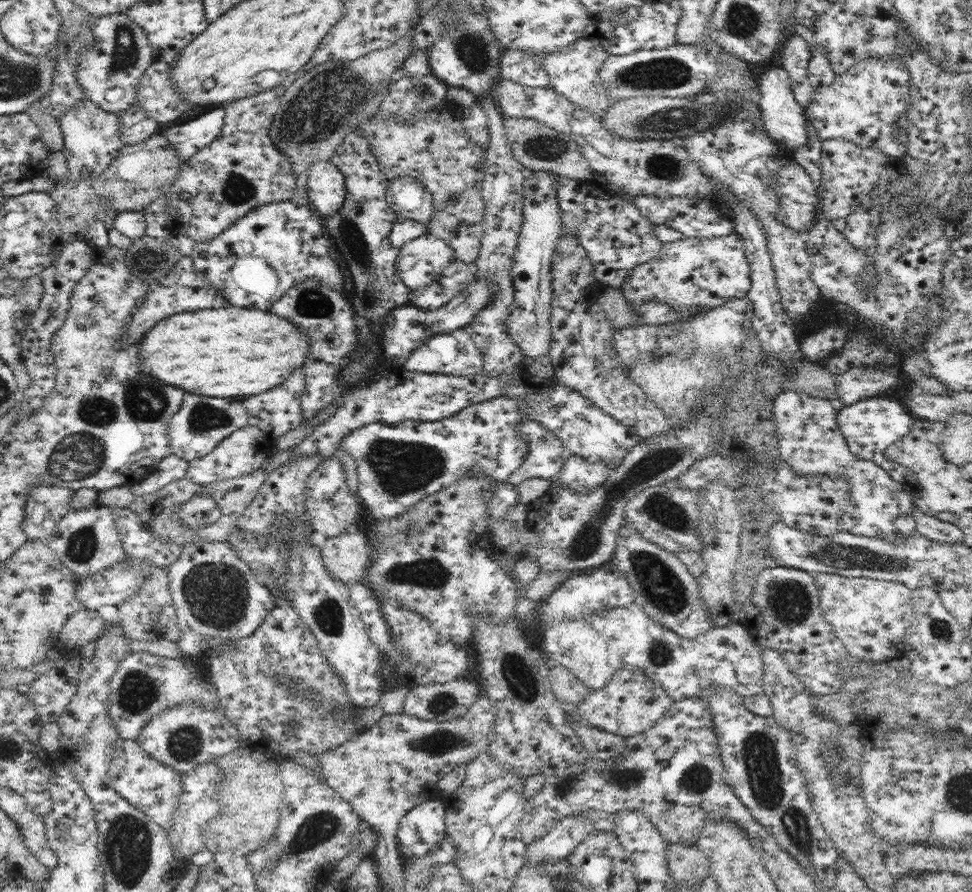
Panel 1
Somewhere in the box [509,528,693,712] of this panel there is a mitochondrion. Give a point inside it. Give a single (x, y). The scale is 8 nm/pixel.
(662, 588)

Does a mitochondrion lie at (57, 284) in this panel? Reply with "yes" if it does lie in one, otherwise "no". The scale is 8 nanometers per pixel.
no

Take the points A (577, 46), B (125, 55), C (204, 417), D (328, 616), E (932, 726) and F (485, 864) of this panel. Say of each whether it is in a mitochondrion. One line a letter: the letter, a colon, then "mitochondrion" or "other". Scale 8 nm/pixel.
A: other
B: mitochondrion
C: mitochondrion
D: mitochondrion
E: other
F: other

